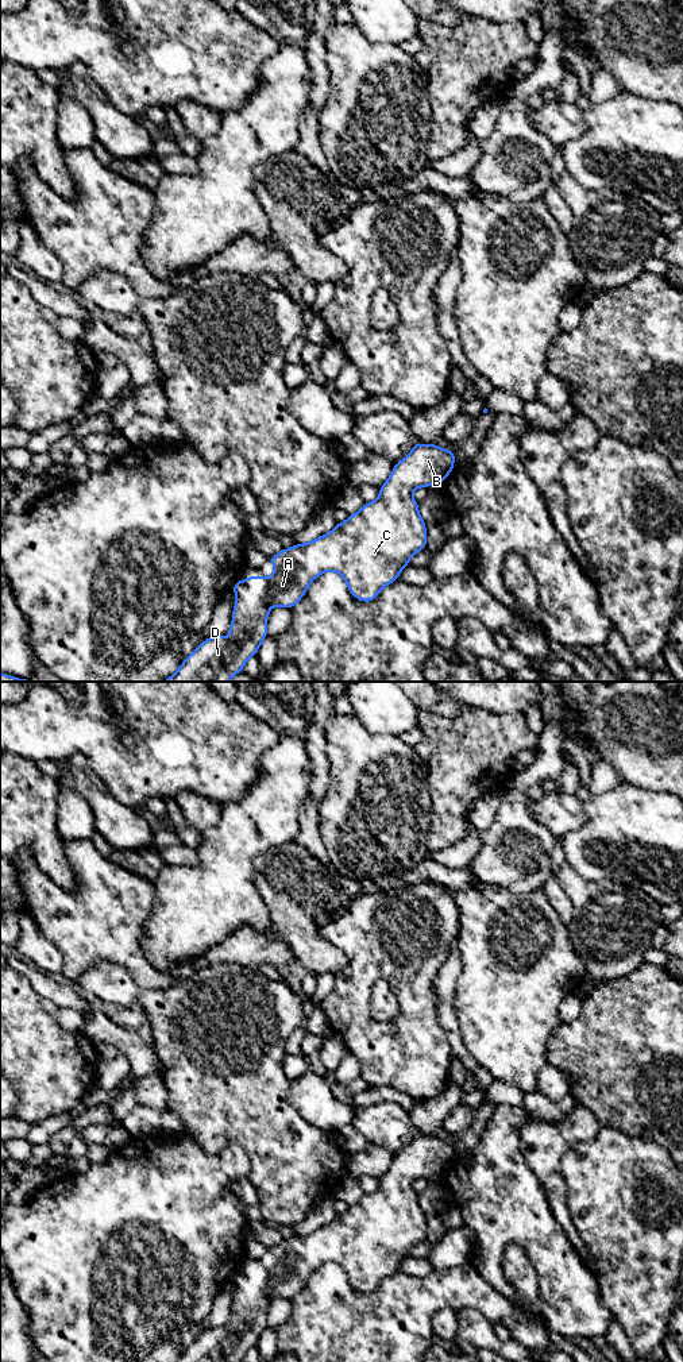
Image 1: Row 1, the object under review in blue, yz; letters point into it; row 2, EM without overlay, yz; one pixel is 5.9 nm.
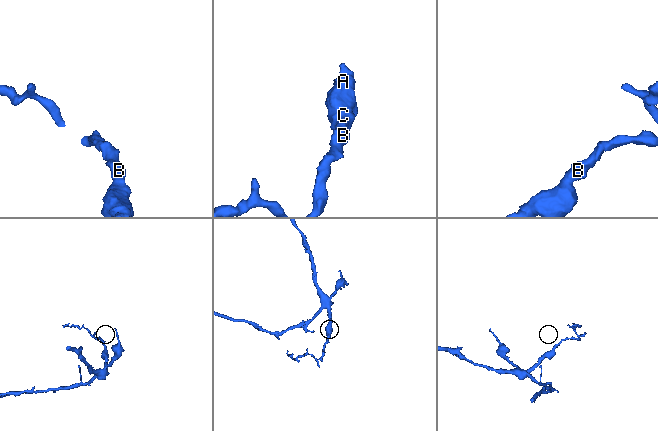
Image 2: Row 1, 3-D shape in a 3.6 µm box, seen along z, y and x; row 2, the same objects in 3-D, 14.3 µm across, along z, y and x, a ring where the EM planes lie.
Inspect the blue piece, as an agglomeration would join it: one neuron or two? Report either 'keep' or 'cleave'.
keep

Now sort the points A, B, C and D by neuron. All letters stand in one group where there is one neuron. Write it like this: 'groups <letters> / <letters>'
groups A B C D

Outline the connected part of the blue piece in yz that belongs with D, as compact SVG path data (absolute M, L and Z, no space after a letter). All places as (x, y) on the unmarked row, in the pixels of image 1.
M414 1134L413 1141L394 1155L389 1170L379 1178L379 1188L364 1195L358 1204L313 1232L294 1235L269 1249L274 1257L270 1269L252 1266L234 1274L235 1300L224 1328L204 1331L177 1362L243 1362L246 1353L256 1347L267 1328L267 1308L271 1297L290 1300L305 1286L315 1269L335 1262L346 1272L350 1284L362 1293L371 1293L379 1282L400 1269L413 1246L427 1239L427 1219L413 1189L417 1178L443 1174L454 1161L455 1145L437 1135Z

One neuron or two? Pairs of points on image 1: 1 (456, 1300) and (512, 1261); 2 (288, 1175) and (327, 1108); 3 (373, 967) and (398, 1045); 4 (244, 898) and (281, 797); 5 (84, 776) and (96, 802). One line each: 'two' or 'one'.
1: two
2: two
3: one
4: one
5: one

